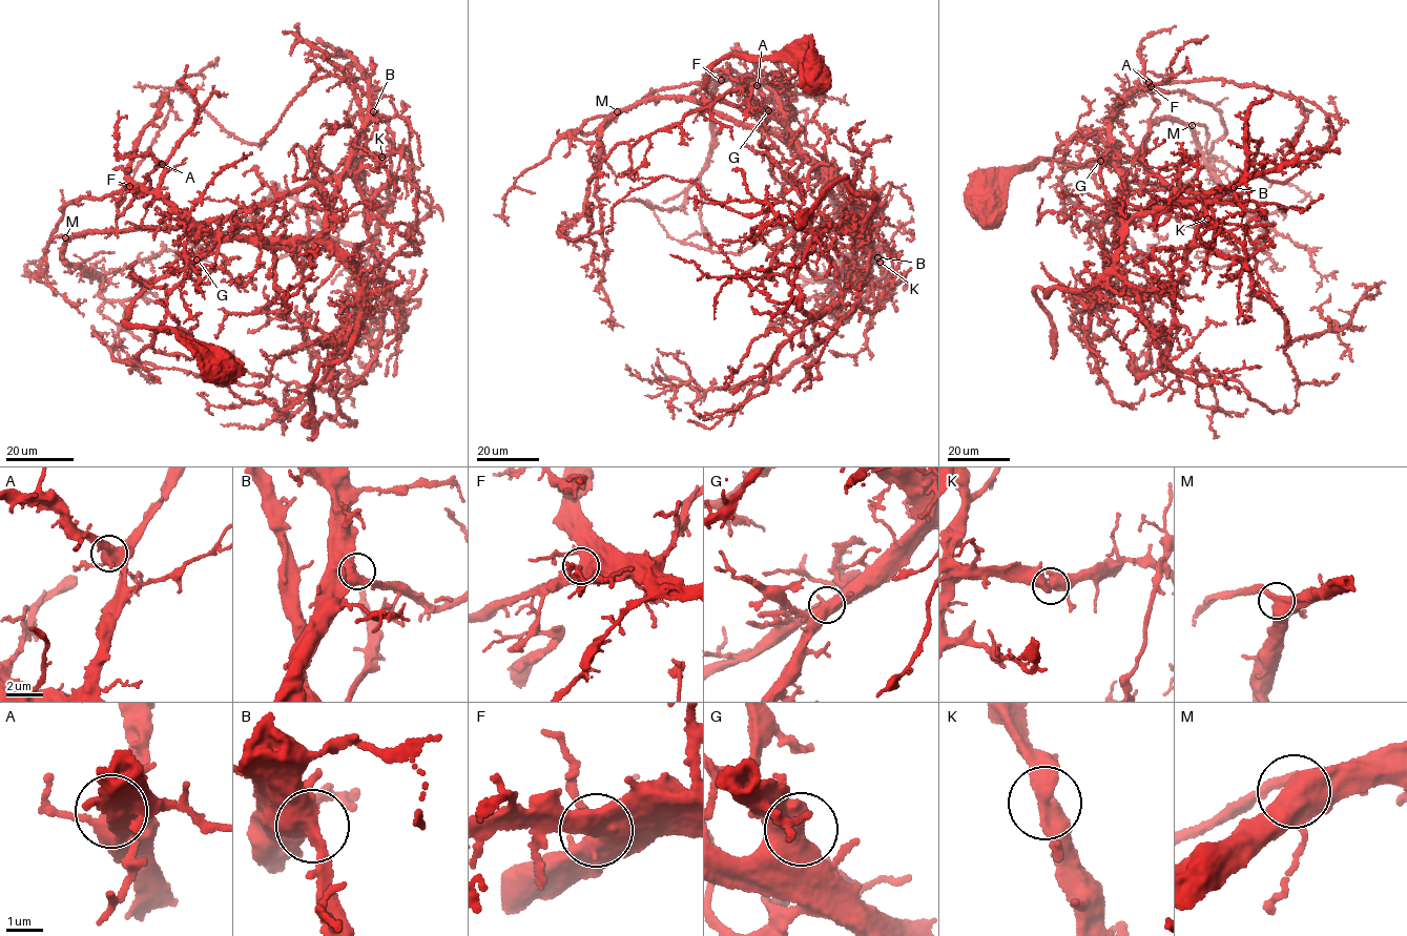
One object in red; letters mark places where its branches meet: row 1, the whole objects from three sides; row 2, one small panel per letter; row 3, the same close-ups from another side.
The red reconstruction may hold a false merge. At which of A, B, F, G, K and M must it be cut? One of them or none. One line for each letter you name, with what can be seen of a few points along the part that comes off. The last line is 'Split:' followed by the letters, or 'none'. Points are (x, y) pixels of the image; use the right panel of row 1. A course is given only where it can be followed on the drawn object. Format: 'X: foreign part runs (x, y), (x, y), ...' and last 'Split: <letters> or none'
K: foreign part runs (1207, 217), (1196, 244), (1195, 210), (1140, 158), (1157, 118), (1191, 128), (1233, 201), (1308, 249), (1316, 291)
Split: K

